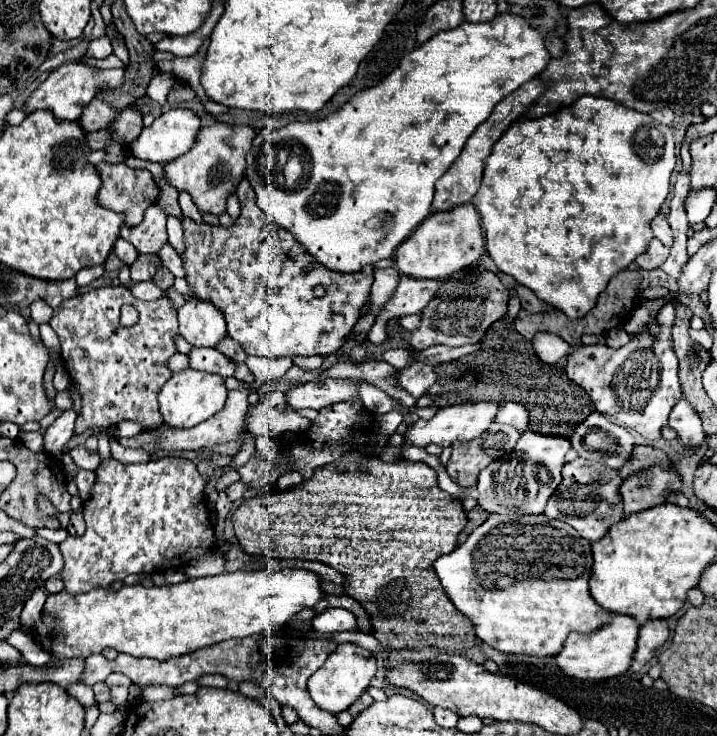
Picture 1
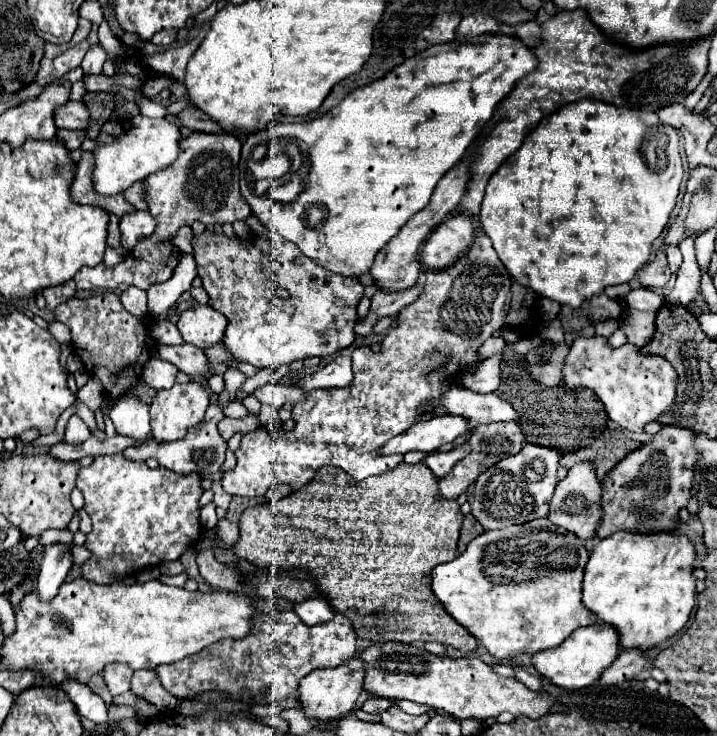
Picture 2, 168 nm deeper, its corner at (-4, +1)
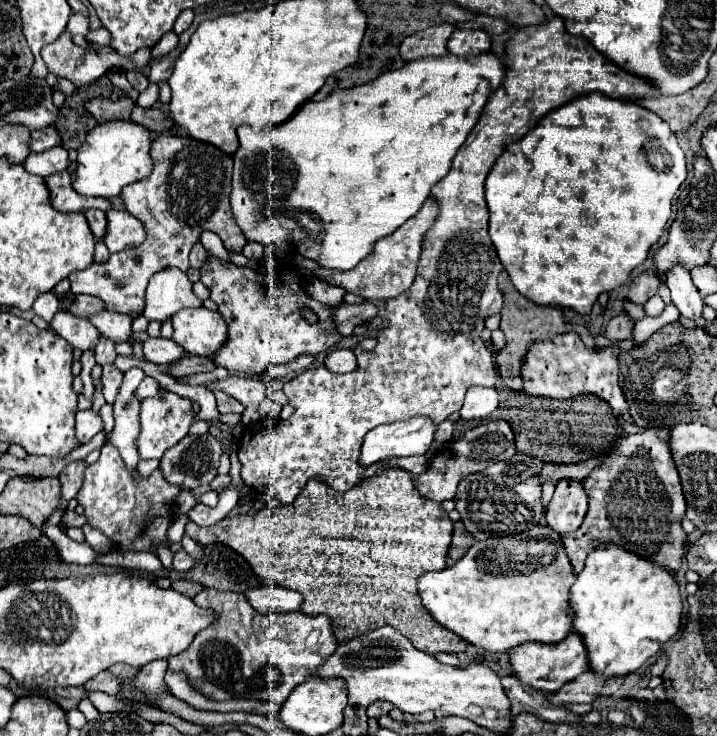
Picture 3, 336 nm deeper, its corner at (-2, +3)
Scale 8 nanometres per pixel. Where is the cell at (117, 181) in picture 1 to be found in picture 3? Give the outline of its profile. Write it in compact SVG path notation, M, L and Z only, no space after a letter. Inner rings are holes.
M61 171L61 173L55 173L55 175L49 175L45 177L45 183L49 187L49 195L51 195L51 205L57 209L57 211L63 211L63 213L73 213L73 211L81 211L81 209L103 209L103 211L109 211L111 205L107 199L87 199L75 191L71 191L71 177L67 171Z

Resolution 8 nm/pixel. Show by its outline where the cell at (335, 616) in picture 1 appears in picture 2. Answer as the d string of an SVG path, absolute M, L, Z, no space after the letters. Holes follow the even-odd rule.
M307 599L303 603L295 603L295 613L305 625L319 625L321 621L331 621L337 615L325 599Z

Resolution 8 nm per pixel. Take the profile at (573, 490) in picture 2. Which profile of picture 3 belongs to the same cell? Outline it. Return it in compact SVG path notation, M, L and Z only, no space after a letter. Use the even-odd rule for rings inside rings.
M559 481L547 511L547 523L559 535L577 531L587 513L587 493L579 481Z

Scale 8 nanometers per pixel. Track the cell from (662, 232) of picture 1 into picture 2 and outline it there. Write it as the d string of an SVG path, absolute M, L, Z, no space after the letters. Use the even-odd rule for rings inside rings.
M665 245L665 255L669 259L669 267L675 273L681 267L681 251L677 245Z

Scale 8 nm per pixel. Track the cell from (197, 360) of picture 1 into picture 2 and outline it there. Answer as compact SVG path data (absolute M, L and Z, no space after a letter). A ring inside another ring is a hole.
M189 343L185 345L157 345L155 347L155 357L171 361L175 367L179 367L183 373L187 373L189 377L205 377L211 367L209 367L209 359L203 353L203 349L193 347Z

